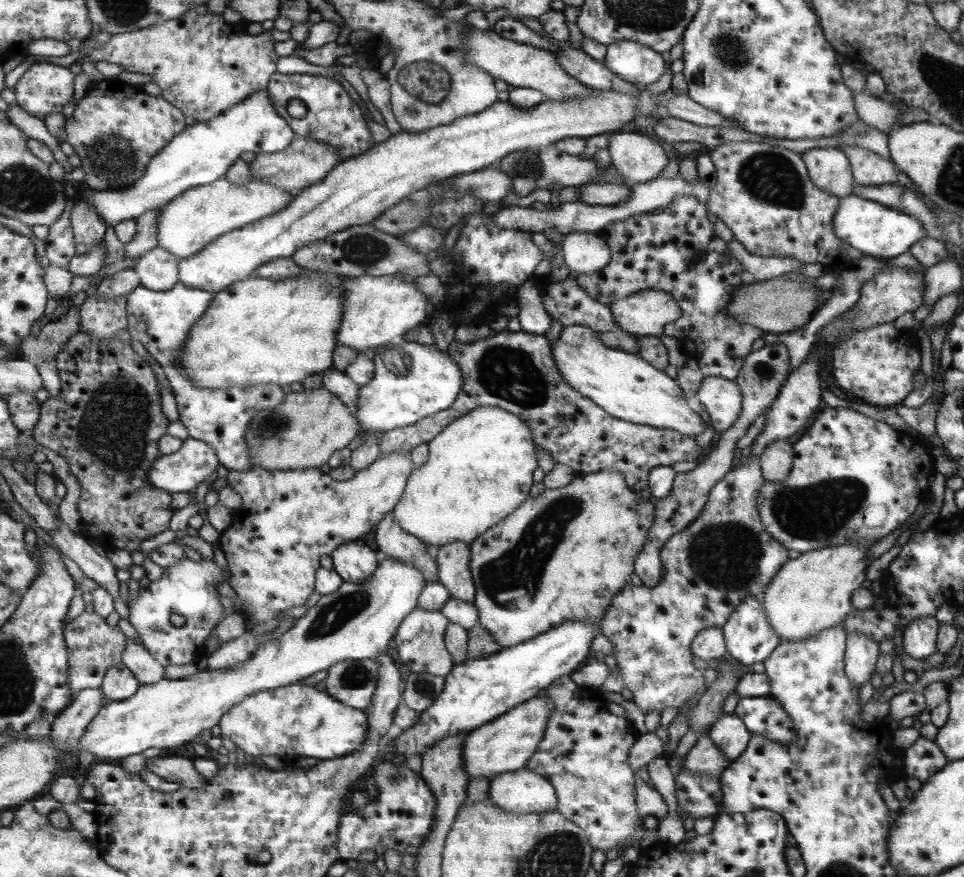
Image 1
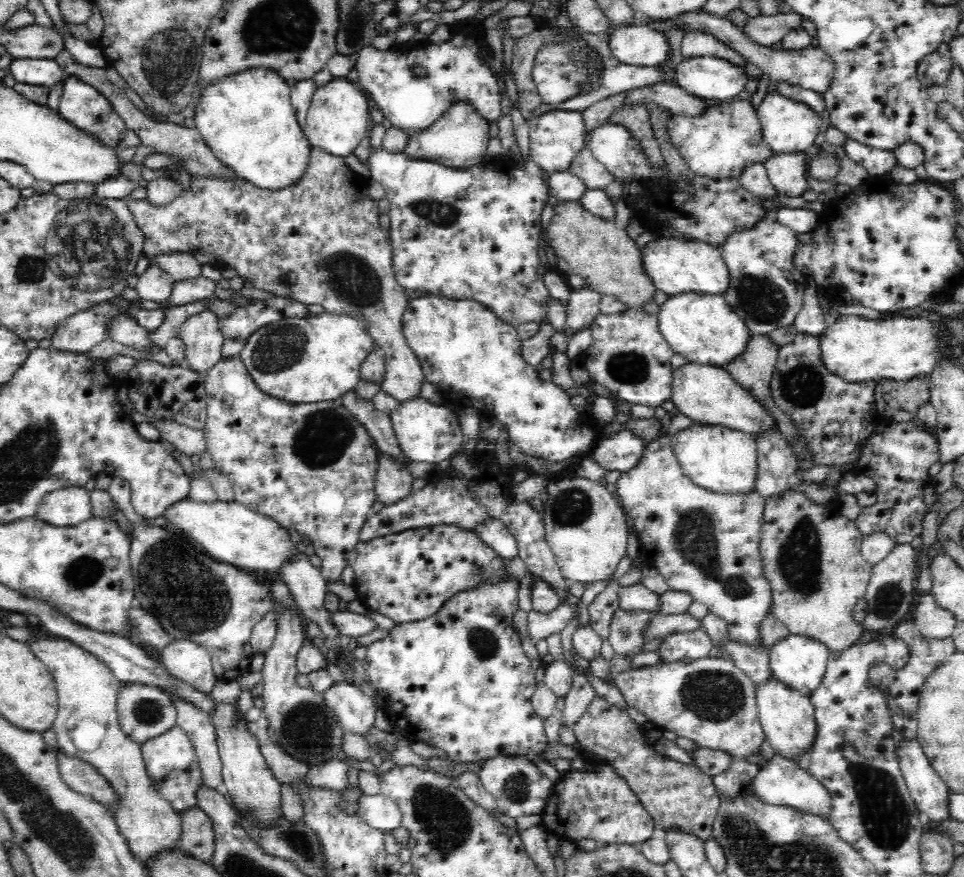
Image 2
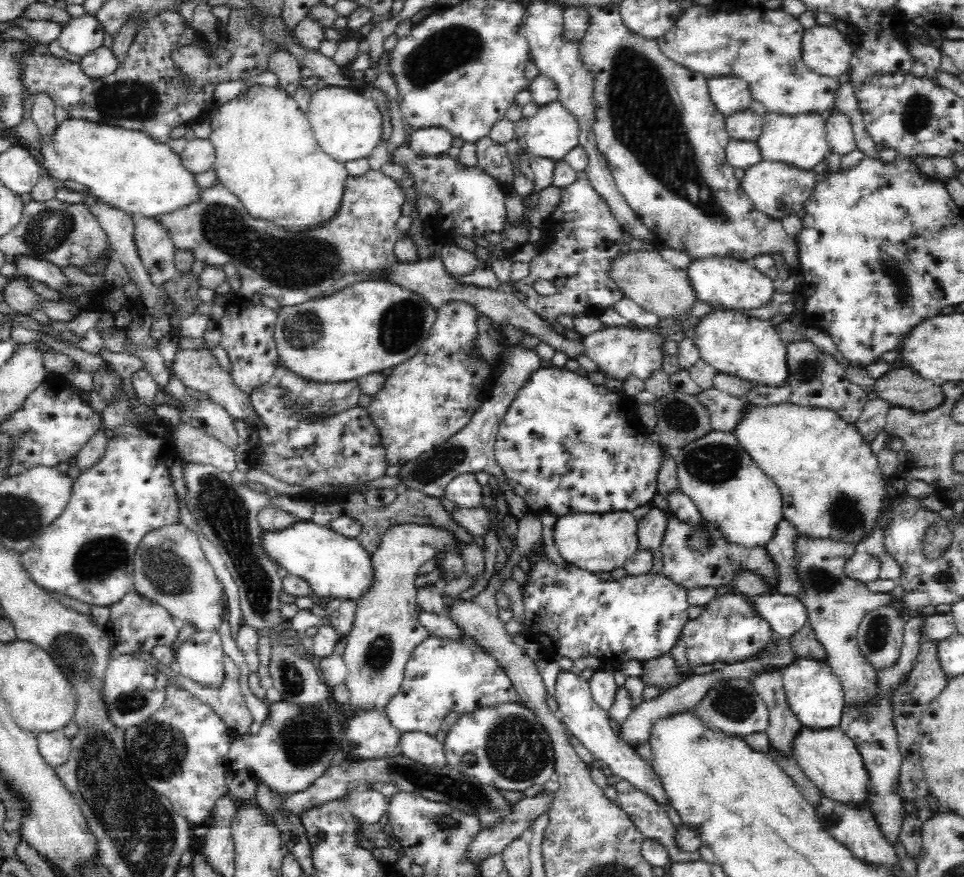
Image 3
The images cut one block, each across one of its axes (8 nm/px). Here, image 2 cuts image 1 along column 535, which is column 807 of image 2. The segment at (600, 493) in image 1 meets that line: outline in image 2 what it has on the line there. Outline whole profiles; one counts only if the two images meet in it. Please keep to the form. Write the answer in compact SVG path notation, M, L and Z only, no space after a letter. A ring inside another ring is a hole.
M791 488L782 491L778 495L772 495L770 498L765 499L763 514L764 524L761 526L759 552L763 560L763 576L769 581L770 589L773 594L773 603L772 606L770 606L771 615L776 618L776 621L786 626L789 634L814 638L818 640L819 643L826 644L832 654L838 653L838 655L840 655L841 652L846 650L845 648L853 646L854 642L862 636L864 627L858 625L858 622L854 621L853 611L854 606L865 599L873 566L869 562L866 562L866 559L862 556L861 542L863 534L856 526L855 521L849 521L848 518L841 515L840 512L834 517L834 515L829 512L829 507L830 505L817 503L808 498L806 494L794 491Z

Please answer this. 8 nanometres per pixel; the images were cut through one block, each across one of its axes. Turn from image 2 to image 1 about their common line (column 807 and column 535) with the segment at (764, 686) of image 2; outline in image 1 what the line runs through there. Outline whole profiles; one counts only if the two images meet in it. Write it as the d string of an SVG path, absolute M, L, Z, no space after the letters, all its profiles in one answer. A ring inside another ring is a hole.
M536 695L493 719L491 723L469 732L463 748L464 769L469 778L492 779L495 775L519 771L525 767L544 736L551 706L553 703L549 697Z

